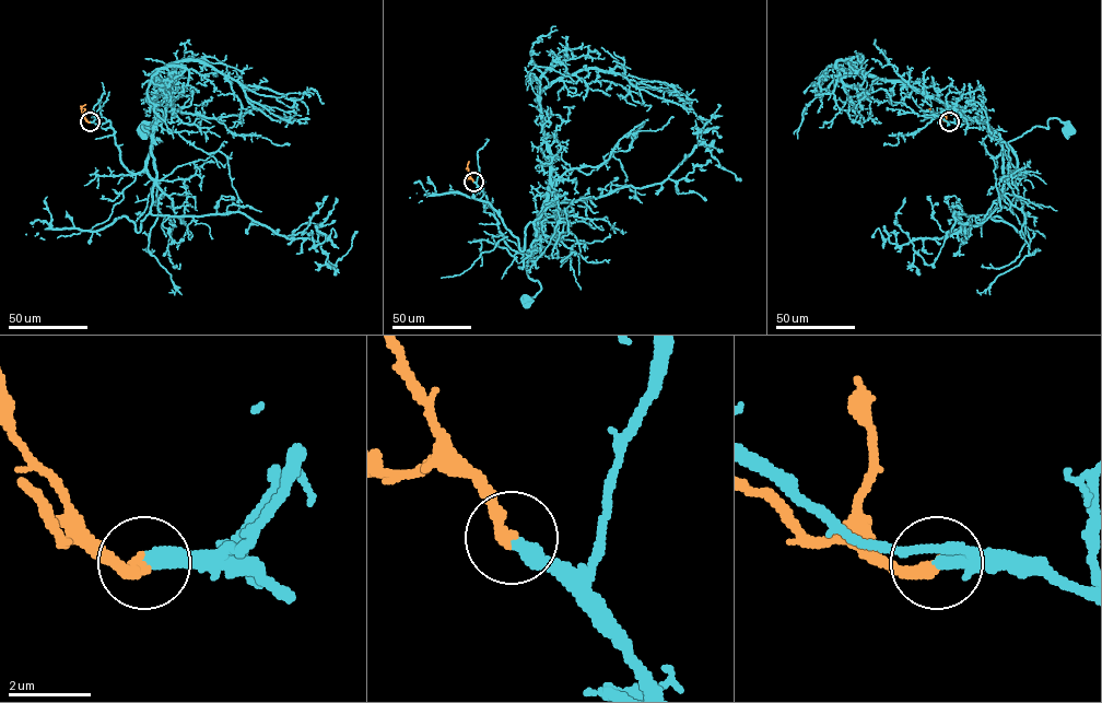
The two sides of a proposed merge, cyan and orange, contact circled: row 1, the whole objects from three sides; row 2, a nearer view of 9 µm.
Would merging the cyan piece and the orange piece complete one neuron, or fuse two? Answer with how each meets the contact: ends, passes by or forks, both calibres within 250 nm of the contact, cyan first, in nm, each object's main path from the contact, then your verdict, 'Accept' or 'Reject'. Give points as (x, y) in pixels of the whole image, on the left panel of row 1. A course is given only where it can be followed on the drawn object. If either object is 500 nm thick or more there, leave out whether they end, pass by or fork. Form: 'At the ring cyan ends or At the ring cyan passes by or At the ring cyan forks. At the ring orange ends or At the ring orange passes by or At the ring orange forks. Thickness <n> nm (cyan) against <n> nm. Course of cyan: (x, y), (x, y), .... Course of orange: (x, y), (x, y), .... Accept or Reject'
At the ring cyan ends. At the ring orange ends. Thickness 400 nm (cyan) against 320 nm. Course of cyan: (90, 121), (109, 121), (120, 162), (133, 173), (151, 150), (142, 126), (157, 118), (140, 128). Course of orange: (90, 121), (82, 112), (81, 106), (85, 104). Accept

